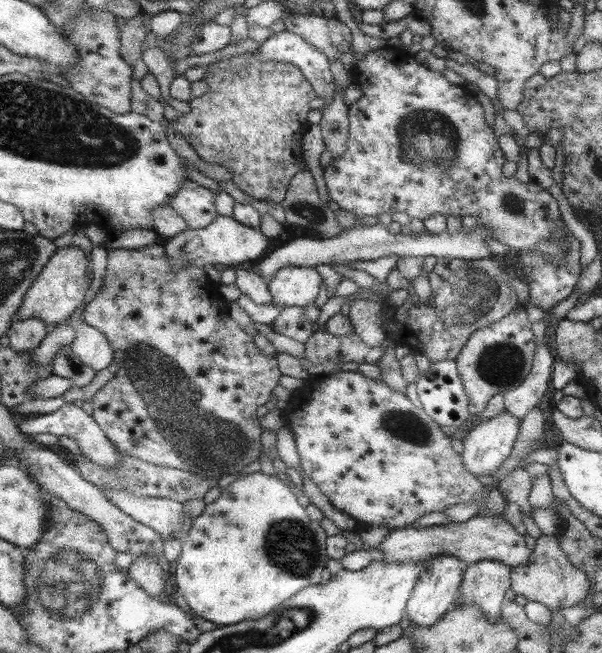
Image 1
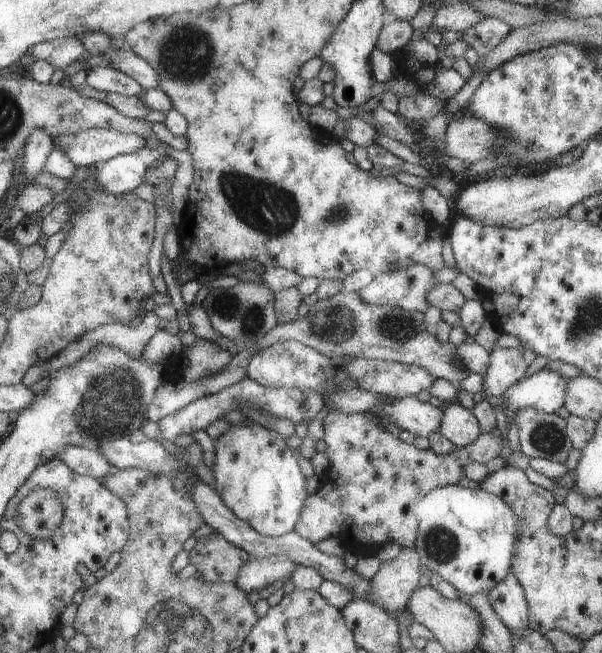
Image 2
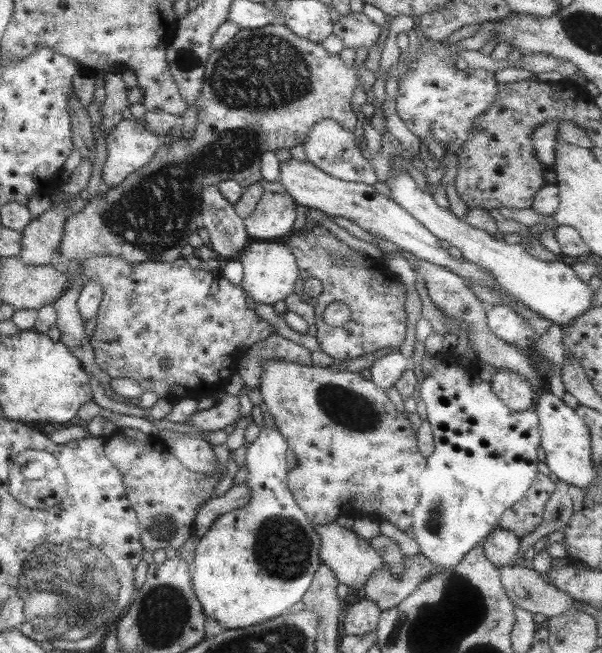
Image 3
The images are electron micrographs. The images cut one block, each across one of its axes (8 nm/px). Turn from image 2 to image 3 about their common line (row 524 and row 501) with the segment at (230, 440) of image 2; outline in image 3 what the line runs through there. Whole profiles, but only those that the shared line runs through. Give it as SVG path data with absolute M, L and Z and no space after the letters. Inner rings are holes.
M264 424L257 438L246 444L245 464L247 468L246 486L250 488L249 502L218 516L198 540L191 563L193 572L193 593L207 616L213 616L223 628L247 628L263 620L280 617L291 606L301 602L301 597L309 588L310 580L320 561L320 537L313 524L304 515L303 509L296 504L290 490L285 488L287 462L285 462L285 439L277 427Z

